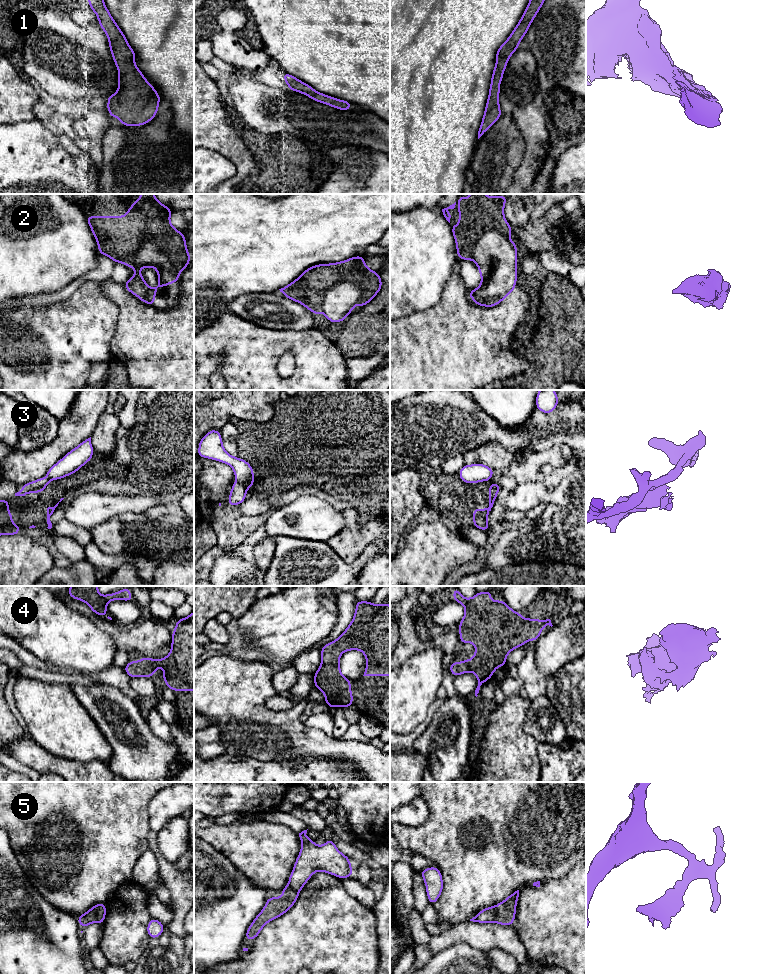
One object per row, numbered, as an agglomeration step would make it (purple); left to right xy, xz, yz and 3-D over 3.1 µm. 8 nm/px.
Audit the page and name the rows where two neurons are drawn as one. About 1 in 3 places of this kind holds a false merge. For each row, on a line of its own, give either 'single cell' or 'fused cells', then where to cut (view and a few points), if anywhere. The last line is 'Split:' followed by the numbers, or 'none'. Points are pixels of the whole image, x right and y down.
1: single cell; no cut
2: single cell; no cut
3: fused cells; cut in xz along (236, 482), (247, 487)
4: single cell; no cut
5: fused cells; cut in xy along (101, 903), (96, 909), (96, 922)
Split: 3, 5

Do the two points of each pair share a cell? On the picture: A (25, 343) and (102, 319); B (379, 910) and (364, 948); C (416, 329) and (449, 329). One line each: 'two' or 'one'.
A: one
B: two
C: one

